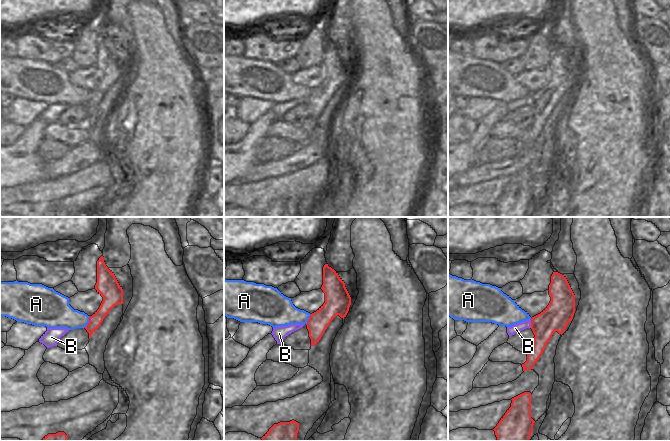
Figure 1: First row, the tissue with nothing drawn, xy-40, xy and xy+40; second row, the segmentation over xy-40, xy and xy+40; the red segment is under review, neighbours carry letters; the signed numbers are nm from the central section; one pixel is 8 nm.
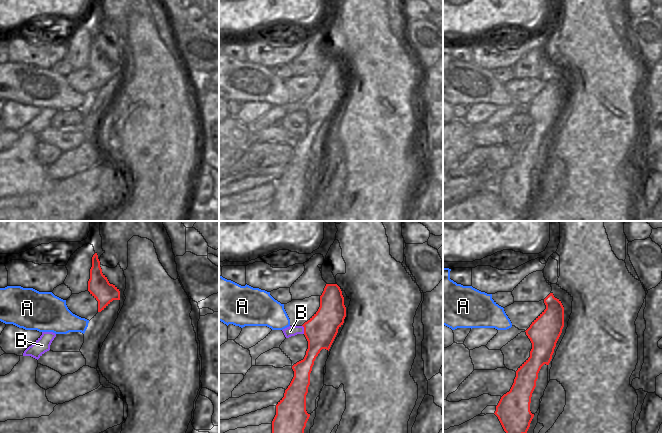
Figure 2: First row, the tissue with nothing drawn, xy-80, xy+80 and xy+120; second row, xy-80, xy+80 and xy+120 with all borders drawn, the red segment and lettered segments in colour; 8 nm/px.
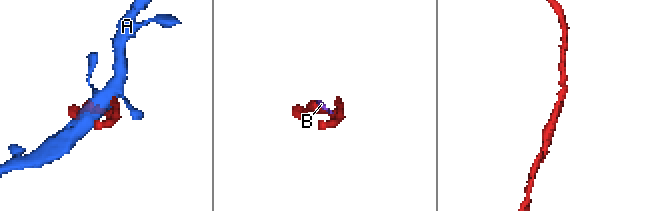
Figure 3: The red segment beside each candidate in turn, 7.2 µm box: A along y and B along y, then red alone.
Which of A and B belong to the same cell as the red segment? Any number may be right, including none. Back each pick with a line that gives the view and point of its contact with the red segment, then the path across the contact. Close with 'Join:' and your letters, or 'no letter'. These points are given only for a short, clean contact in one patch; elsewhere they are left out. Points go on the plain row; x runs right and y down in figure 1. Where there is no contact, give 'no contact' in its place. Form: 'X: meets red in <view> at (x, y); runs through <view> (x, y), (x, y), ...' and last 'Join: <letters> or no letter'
Join: no letter

